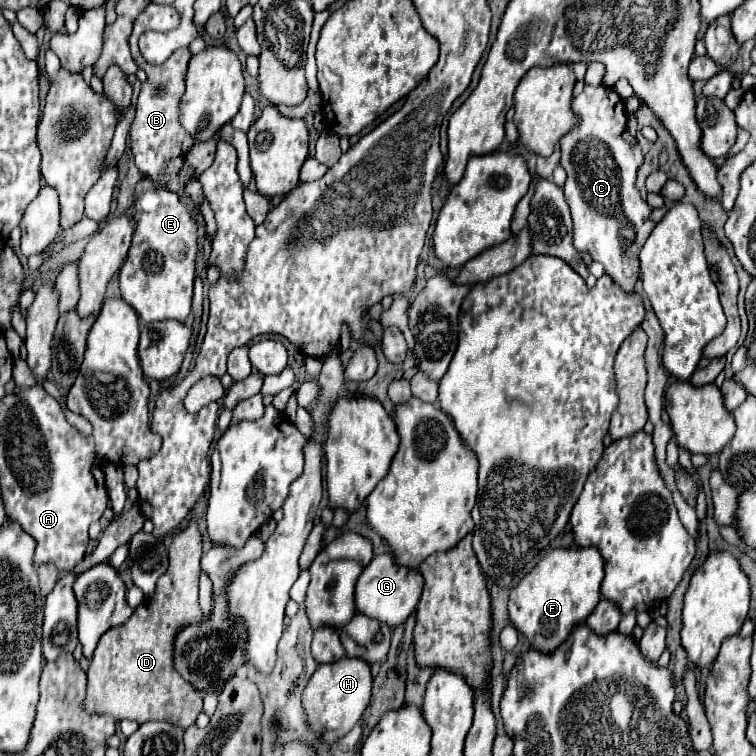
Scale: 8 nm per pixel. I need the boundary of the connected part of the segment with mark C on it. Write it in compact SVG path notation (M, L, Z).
M584 86L584 90L574 98L572 108L582 108L582 124L576 126L560 140L560 166L566 170L568 178L564 184L564 198L570 206L572 216L572 242L578 252L588 252L596 262L604 266L604 272L626 292L634 292L634 284L640 274L638 254L644 246L648 234L652 232L654 224L648 222L648 214L652 212L650 206L640 198L634 180L636 170L642 164L644 156L638 148L630 148L622 134L626 132L626 110L624 100L608 86Z

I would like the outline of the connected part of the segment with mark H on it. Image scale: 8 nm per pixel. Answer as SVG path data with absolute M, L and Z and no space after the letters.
M342 658L342 662L320 664L312 674L302 696L308 724L326 742L330 744L336 742L338 738L348 734L354 728L354 724L360 720L362 712L370 702L370 690L372 690L372 674L366 662L354 662L354 658Z

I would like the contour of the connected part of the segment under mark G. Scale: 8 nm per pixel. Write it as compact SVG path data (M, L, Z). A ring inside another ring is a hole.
M378 554L356 582L356 610L388 626L400 626L414 612L424 588L424 578L416 568L396 564L392 554Z

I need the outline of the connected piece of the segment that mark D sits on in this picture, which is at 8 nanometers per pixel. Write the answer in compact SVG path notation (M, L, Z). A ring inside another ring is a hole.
M190 524L182 534L178 534L168 548L168 570L158 578L156 592L134 610L134 614L122 626L108 630L96 650L94 658L88 666L88 686L84 710L92 714L110 714L116 722L134 720L138 724L144 722L170 722L176 728L188 728L196 722L196 716L202 712L204 692L194 688L174 670L174 638L178 630L188 628L192 624L202 622L202 612L198 606L198 576L200 576L200 558L202 558L202 536L196 524Z

